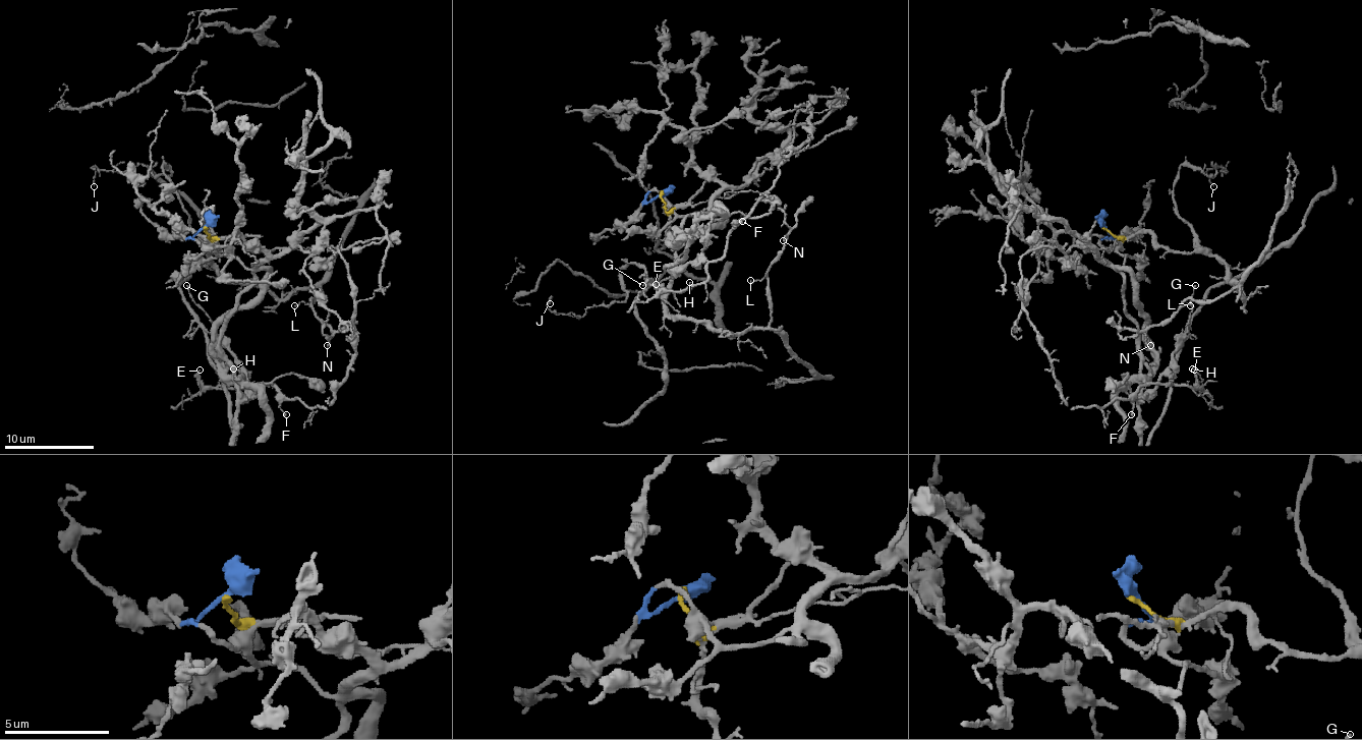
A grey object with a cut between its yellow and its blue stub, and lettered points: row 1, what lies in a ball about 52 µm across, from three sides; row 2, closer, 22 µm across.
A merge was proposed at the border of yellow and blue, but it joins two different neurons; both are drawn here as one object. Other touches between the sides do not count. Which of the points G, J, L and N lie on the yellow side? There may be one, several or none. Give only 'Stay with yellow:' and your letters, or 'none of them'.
Stay with yellow: J, L, N

